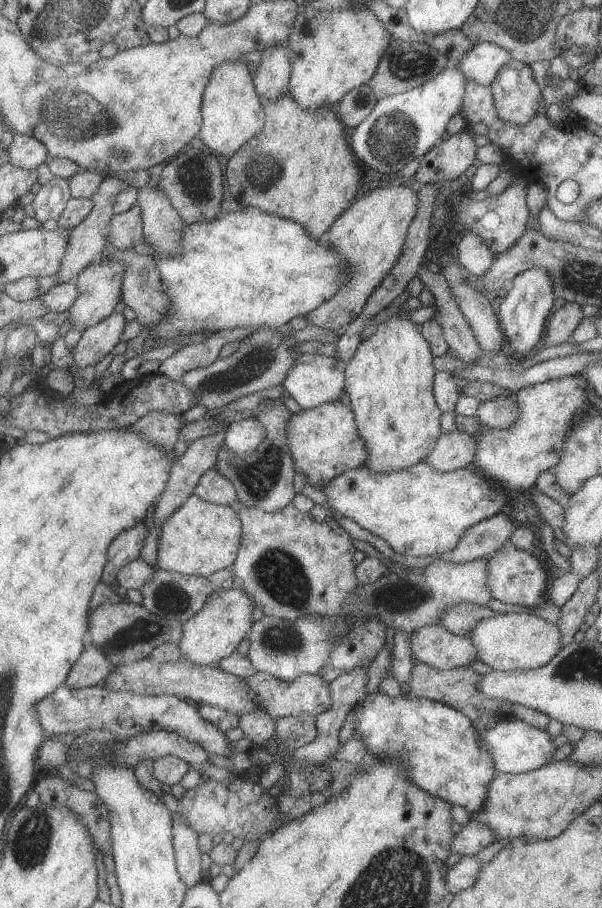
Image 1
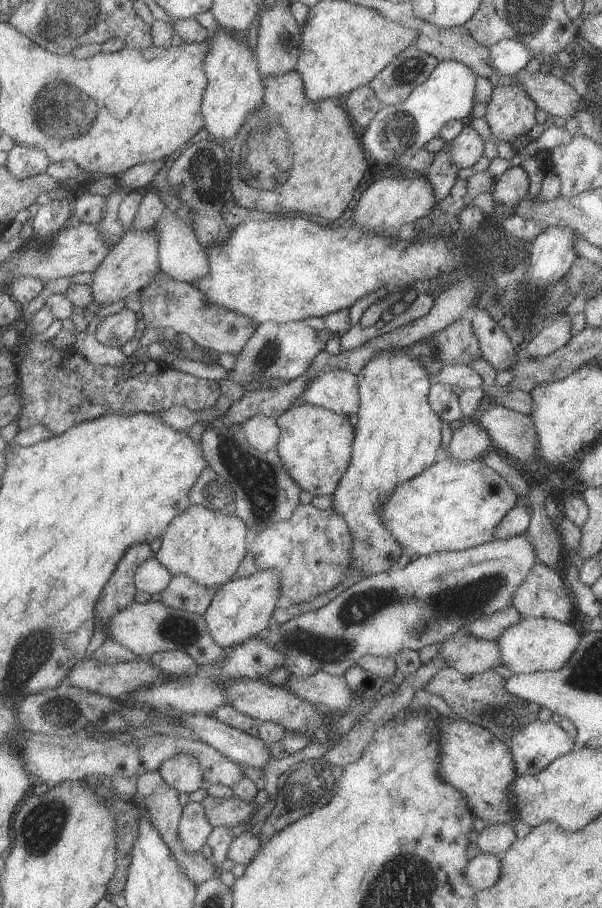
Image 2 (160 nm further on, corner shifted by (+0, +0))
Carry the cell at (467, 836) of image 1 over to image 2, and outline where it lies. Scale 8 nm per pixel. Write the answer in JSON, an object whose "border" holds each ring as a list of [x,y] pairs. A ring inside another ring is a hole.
{"border":[[[515,823],[485,824],[486,828],[478,832],[476,845],[480,852],[492,855],[504,855],[510,846],[516,842]]]}

